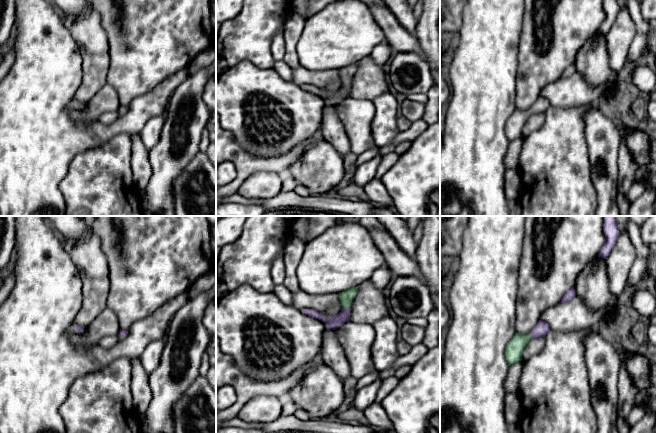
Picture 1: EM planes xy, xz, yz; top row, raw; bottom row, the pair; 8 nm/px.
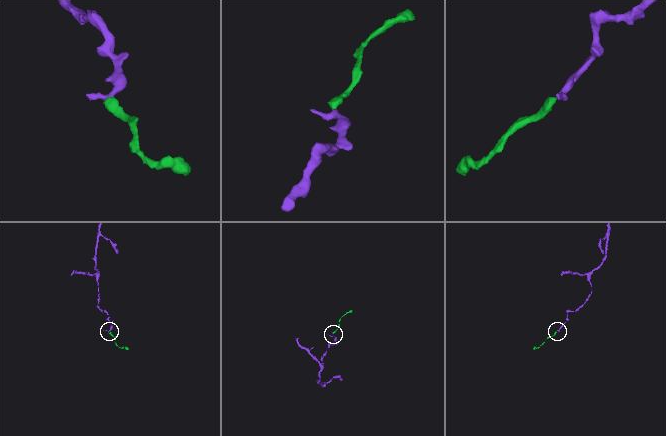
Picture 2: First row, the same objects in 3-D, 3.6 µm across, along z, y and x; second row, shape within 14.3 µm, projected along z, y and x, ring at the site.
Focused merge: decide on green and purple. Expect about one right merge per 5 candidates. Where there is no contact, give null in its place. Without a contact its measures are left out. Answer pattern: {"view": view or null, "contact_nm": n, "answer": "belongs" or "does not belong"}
{"view": "xz", "contact_nm": 60, "answer": "belongs"}

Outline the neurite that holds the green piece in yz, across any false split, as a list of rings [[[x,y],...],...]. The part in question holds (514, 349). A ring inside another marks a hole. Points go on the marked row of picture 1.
[[[539,320],[528,334],[516,333],[506,346],[506,361],[509,366],[522,360],[522,353],[531,338],[545,337],[550,331],[547,322]]]

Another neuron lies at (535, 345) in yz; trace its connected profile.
[[[545,337],[531,338],[524,348],[522,353],[522,360],[527,361],[532,356],[539,354],[545,347],[545,343]]]

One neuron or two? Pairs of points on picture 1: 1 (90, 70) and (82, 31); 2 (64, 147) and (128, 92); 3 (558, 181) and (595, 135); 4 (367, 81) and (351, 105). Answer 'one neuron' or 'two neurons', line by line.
1: one neuron
2: two neurons
3: two neurons
4: two neurons

